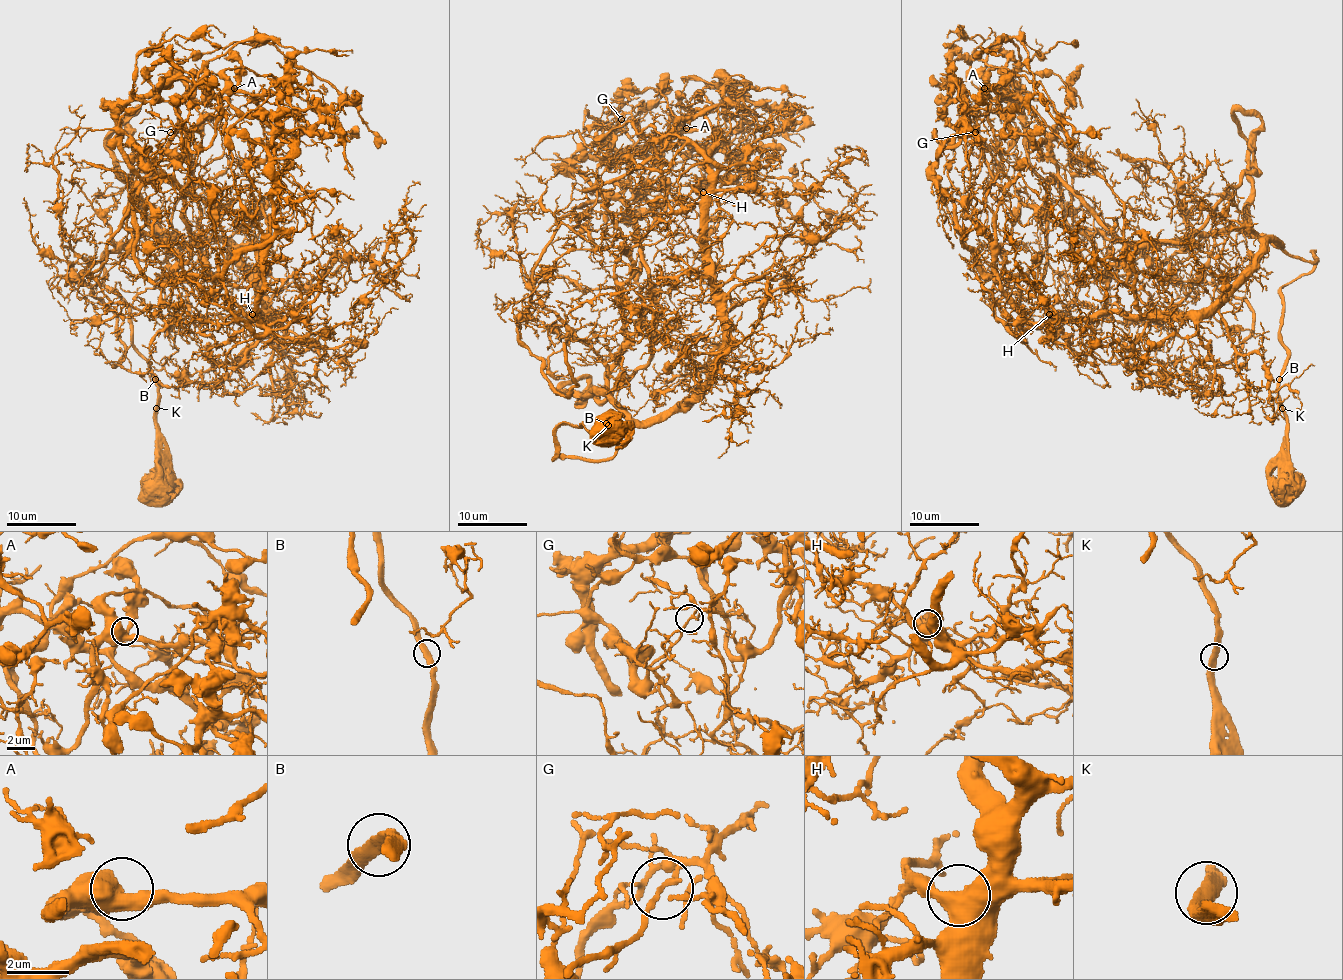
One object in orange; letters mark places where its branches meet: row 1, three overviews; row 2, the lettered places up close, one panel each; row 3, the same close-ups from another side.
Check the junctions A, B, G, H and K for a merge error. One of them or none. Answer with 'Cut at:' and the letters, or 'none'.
Cut at: G

